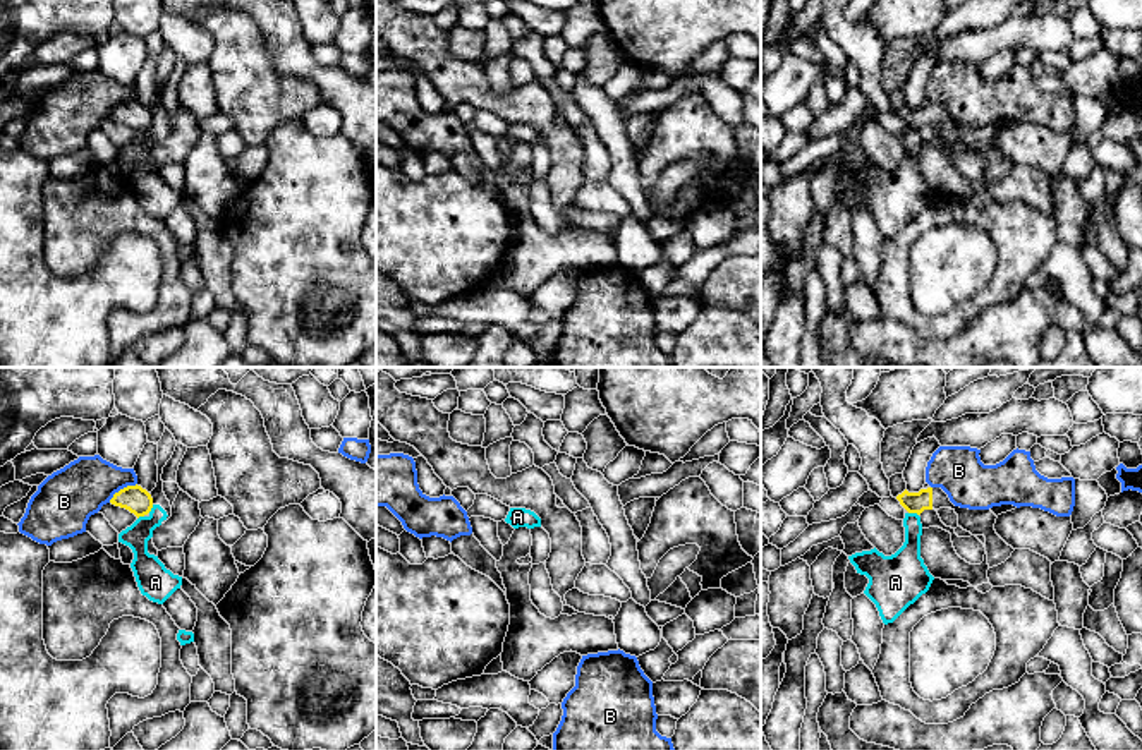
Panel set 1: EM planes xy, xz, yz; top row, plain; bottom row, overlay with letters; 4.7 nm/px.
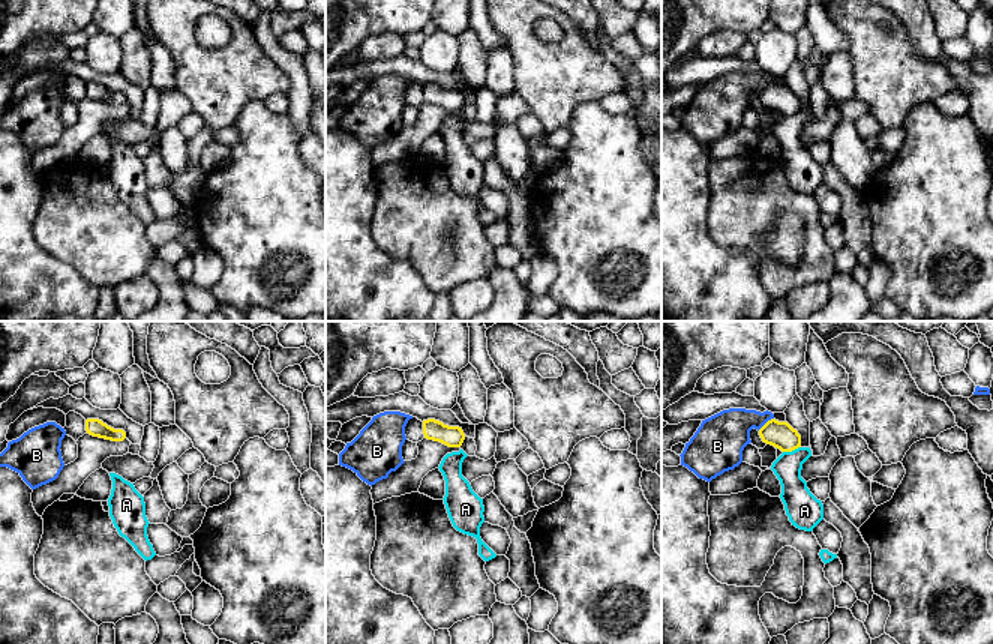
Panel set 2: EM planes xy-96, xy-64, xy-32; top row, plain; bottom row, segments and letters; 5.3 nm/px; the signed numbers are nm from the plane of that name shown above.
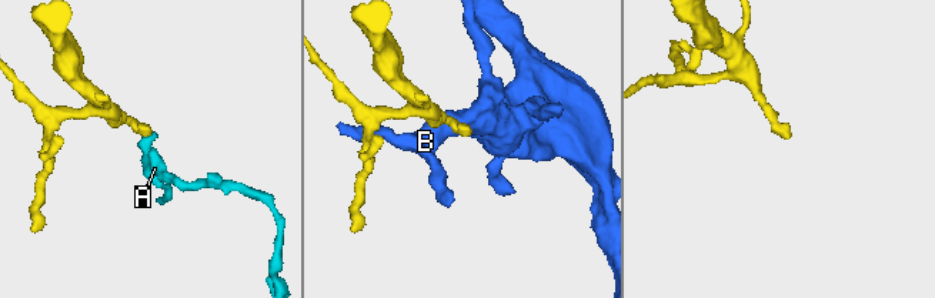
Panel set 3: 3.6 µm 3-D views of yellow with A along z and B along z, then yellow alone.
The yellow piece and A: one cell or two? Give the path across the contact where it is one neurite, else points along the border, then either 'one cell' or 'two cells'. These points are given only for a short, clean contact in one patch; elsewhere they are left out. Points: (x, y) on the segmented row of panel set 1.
border along yz (909, 512), (917, 515); two cells

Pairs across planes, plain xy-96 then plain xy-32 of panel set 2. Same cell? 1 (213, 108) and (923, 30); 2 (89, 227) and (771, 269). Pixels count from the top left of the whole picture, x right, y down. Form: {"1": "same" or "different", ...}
{"1": "different", "2": "same"}

